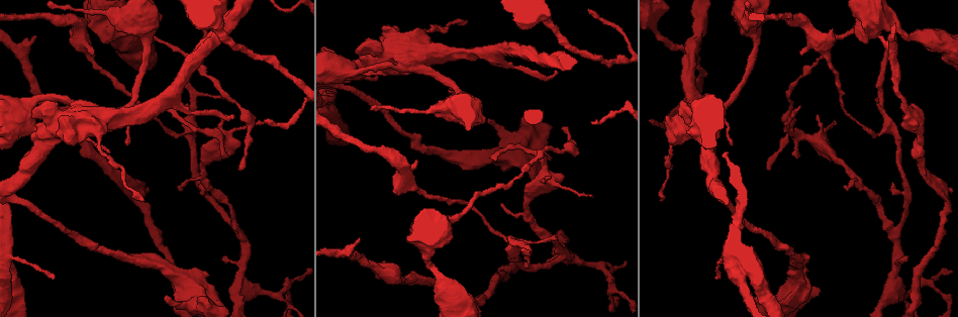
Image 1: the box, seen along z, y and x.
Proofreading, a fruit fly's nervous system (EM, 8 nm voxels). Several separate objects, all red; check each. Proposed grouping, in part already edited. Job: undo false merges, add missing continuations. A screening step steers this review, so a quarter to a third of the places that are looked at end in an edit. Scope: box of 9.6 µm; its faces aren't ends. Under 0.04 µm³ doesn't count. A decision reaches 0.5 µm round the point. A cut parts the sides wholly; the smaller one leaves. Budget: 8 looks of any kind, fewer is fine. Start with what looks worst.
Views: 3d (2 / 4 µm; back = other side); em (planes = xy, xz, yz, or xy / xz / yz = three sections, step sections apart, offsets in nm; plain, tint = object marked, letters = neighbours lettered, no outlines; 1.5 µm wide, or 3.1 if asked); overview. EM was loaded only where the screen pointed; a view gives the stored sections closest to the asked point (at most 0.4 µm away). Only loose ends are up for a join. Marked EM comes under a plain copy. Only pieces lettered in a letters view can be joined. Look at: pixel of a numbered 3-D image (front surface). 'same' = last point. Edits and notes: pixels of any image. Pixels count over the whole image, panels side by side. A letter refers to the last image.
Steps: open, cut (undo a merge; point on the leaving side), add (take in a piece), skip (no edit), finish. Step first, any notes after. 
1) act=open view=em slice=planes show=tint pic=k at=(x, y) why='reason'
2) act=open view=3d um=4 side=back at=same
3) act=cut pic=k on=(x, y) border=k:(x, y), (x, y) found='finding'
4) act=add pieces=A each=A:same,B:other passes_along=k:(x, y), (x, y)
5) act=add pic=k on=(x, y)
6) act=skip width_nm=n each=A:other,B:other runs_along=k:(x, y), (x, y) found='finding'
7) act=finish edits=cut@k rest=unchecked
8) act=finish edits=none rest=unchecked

act=open view=em slice=xy step=4 show=tint pic=1 at=(242, 284) why='abrupt turn'

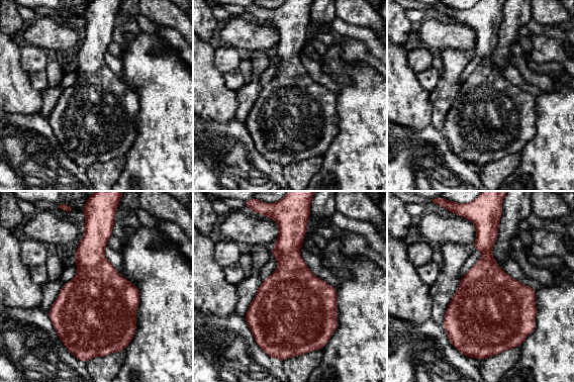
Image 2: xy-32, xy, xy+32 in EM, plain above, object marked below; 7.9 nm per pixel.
act=open view=em slice=planes show=letters at=same why='cut it another way'

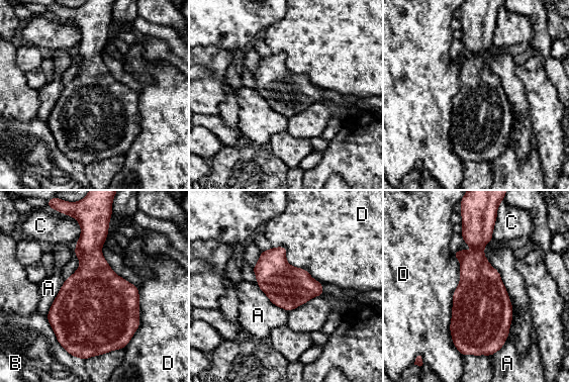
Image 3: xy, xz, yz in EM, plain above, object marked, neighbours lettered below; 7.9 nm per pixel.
act=skip each=A:other,B:other,C:other,D:other border=3:(65, 280), (45, 316) found='all the same neuron'

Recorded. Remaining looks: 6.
act=open view=em slice=yz step=8 show=letters pic=1 at=(875, 101) why='tapers out'

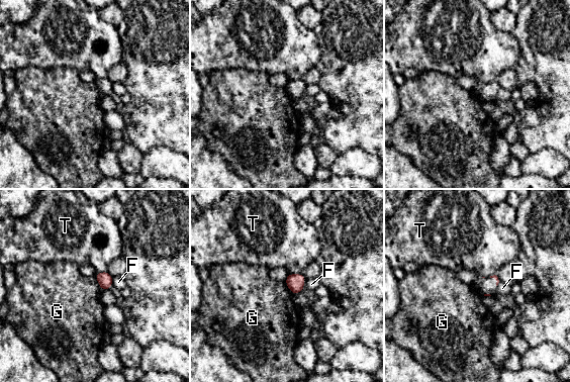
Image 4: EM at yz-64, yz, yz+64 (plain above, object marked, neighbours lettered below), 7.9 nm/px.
act=open view=em slice=planes show=letters at=same

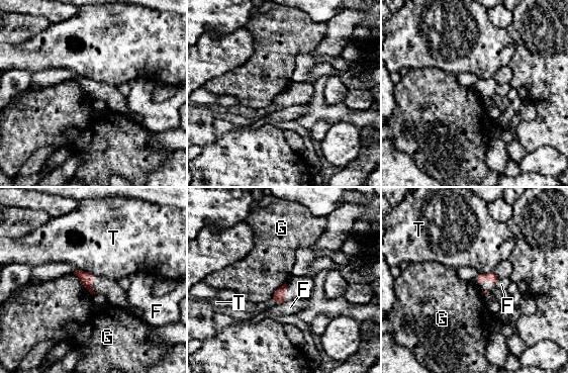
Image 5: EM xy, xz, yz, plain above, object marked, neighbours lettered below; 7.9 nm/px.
act=skip each=F:other,G:other,T:other border=5:(74, 273), (92, 294) found='none of them fits'

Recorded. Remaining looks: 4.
act=open view=3d um=2 pic=1 at=(177, 188) why='an open end'

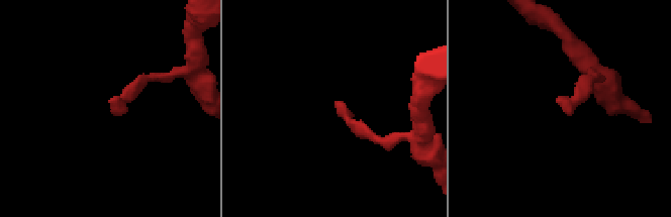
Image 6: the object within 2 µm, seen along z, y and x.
act=open view=em slice=yz step=8 show=tint pic=6 at=(112, 113) why='now the EM'

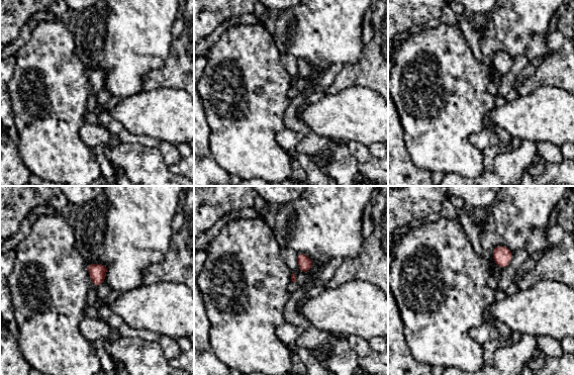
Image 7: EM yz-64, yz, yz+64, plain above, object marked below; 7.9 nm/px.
act=open view=em slice=xy step=8 show=letters at=same why='cut it another way'

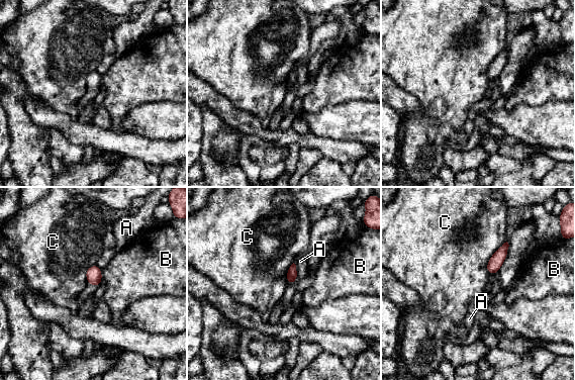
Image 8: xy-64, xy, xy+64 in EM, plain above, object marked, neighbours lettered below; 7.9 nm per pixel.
act=skip longest_contact=C:320nm each=A:other,B:other,C:other border=8:(506, 241), (489, 259), (489, 275) found='none of them fits'

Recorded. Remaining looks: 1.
act=finish edits=none rest=unchecked

